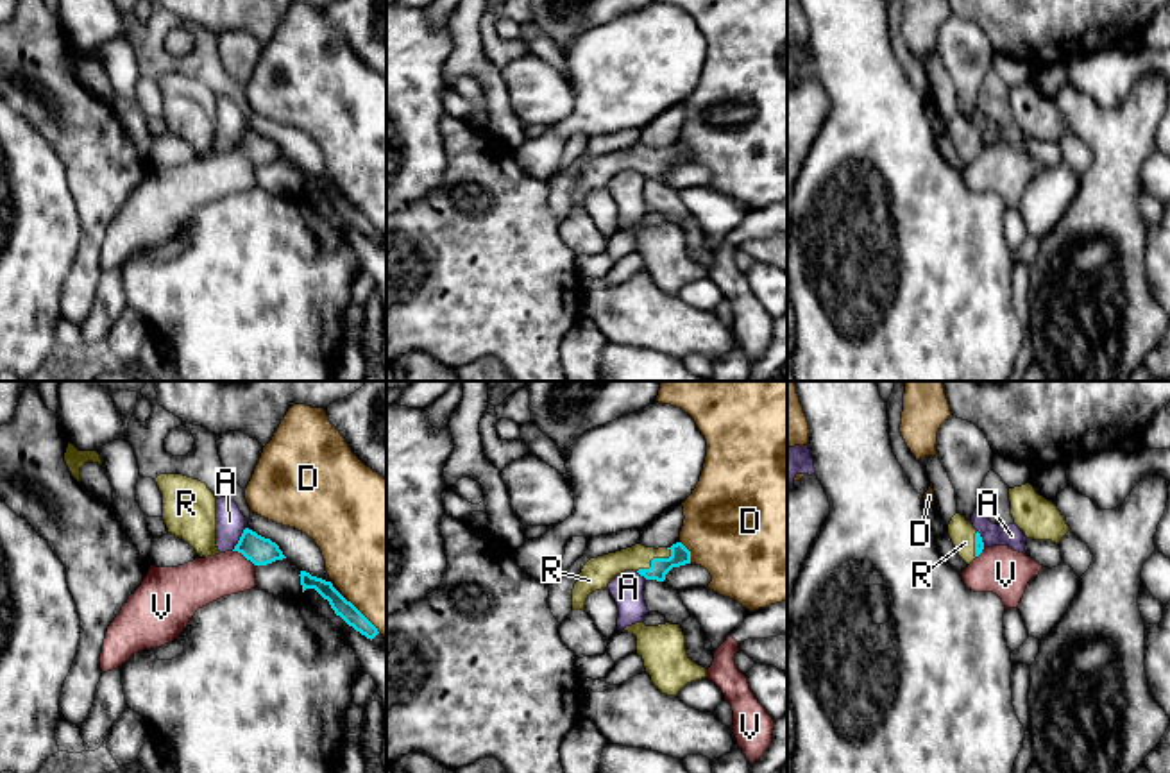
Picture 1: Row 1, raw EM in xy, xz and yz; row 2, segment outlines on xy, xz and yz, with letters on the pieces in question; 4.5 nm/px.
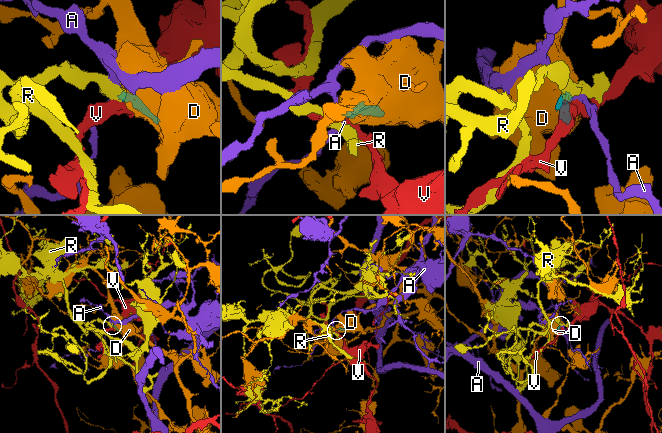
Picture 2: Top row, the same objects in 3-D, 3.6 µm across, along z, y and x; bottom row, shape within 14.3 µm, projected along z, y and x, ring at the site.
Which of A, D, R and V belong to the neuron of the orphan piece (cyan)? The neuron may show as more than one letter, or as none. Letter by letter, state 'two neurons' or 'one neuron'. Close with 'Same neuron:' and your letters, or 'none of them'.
A: two neurons
D: two neurons
R: one neuron
V: two neurons
Same neuron: R

